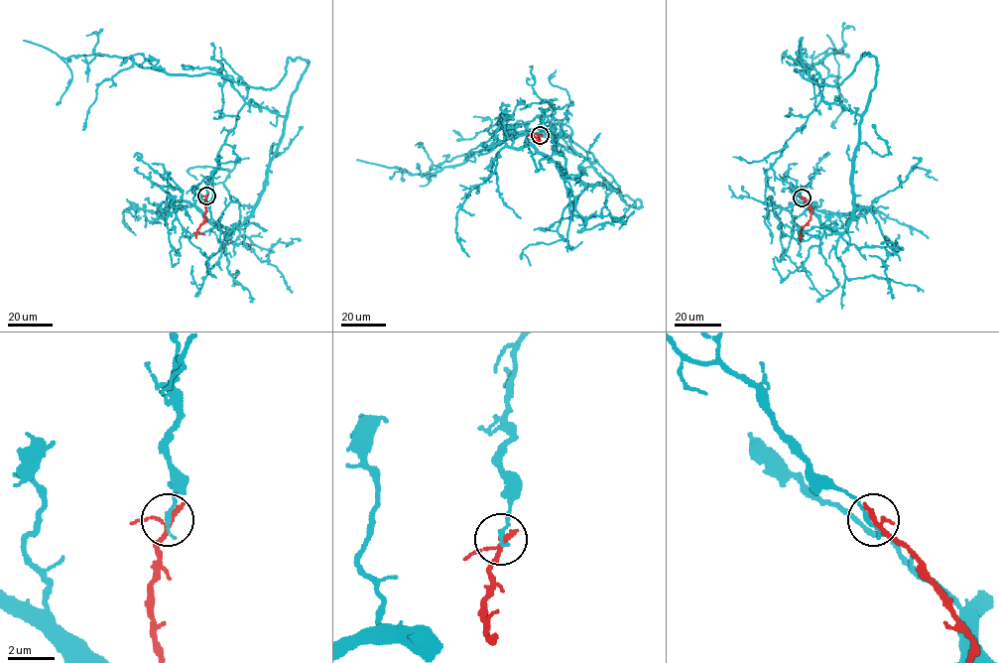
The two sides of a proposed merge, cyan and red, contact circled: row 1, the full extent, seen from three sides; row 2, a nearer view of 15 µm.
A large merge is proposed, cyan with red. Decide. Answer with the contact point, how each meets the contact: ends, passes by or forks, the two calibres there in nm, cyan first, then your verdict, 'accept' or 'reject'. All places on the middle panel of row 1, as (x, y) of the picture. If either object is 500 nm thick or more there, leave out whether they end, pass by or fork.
place (540, 135); cyan ends; red passes by; calibres 180 and 220 nm; reject

